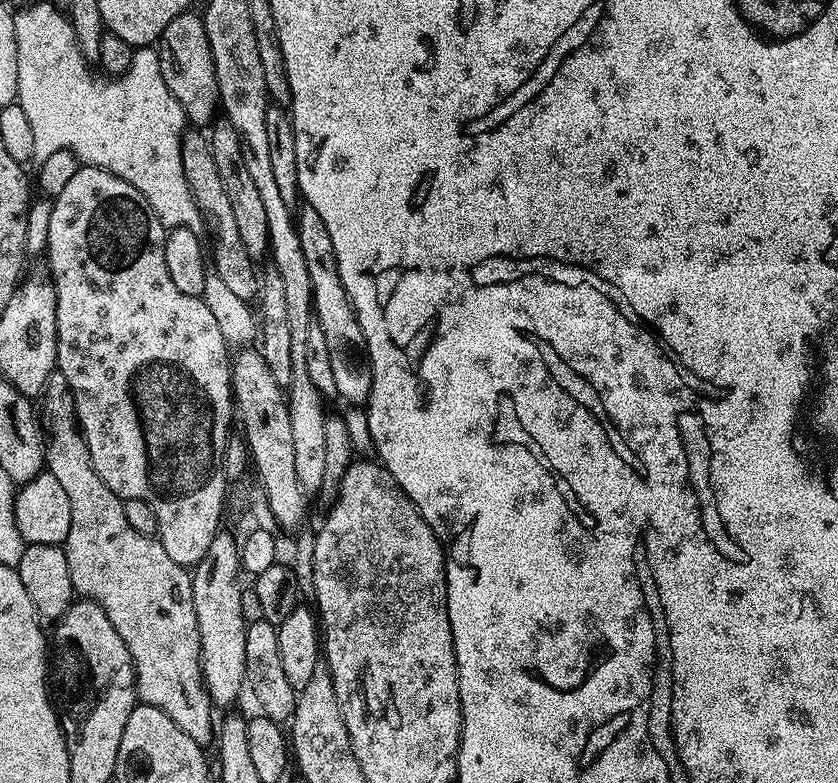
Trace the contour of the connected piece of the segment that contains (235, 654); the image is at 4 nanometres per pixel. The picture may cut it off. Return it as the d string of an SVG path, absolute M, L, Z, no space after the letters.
M227 530L217 532L210 550L195 565L192 572L192 601L194 614L198 614L198 638L200 639L200 669L208 696L217 709L227 709L245 691L244 671L246 670L246 630L248 624L242 618L242 569L240 567L240 545L237 537L232 537Z

